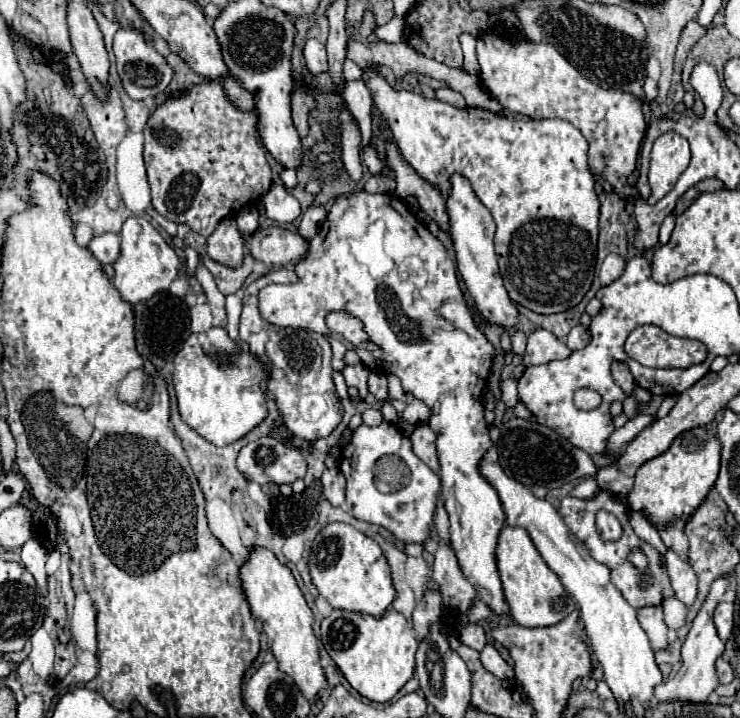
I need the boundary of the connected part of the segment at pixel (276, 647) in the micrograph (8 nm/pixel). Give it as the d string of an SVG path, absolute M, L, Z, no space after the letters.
M253 547L249 551L247 561L239 569L239 579L251 613L261 623L263 633L267 635L269 647L279 663L279 669L291 675L291 679L295 679L303 695L307 695L307 699L313 701L317 693L323 687L327 687L327 681L319 665L317 637L313 633L313 613L307 607L291 569L287 565L281 565L271 549Z

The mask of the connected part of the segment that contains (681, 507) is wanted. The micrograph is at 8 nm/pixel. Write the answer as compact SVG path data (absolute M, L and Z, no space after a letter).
M695 427L687 433L689 435L681 433L665 453L645 461L637 469L635 487L627 495L631 509L645 511L661 527L671 517L693 513L703 503L713 483L717 481L719 453L721 453L719 439L713 433L709 433L705 427Z

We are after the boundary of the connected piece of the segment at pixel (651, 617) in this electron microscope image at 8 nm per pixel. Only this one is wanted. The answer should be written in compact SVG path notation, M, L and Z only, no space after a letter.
M645 607L637 611L637 619L647 633L651 647L655 651L665 651L671 643L667 639L667 625L663 621L663 609L661 607Z

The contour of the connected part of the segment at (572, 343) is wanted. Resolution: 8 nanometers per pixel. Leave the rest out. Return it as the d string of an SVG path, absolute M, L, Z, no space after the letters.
M575 325L575 327L569 331L569 335L567 335L567 347L569 347L571 351L577 351L577 349L587 347L589 341L591 341L591 333L589 333L589 329L583 327L583 325Z

